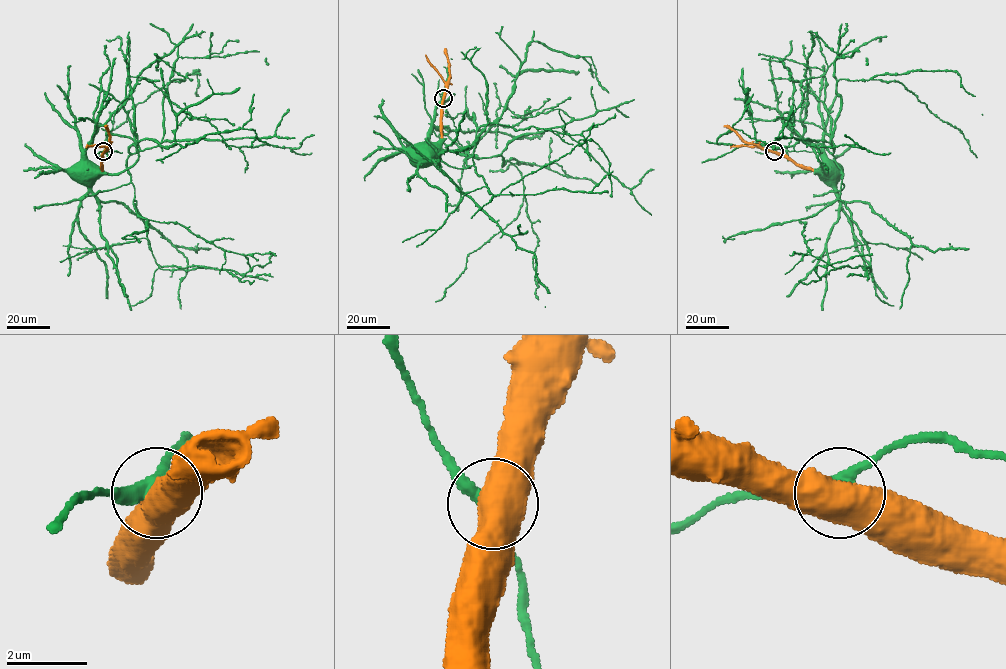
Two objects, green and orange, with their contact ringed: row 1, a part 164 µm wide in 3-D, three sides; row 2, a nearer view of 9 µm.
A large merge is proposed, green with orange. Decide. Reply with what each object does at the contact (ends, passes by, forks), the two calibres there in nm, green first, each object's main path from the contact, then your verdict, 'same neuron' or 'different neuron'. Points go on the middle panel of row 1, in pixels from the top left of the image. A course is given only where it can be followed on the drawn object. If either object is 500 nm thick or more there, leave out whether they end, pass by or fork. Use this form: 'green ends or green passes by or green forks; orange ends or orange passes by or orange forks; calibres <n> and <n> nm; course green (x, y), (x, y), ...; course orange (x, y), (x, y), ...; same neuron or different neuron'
calibres 320 and 550 nm; course green (443, 98), (447, 117), (465, 113), (471, 118), (473, 114), (478, 142), (456, 150), (427, 146); course orange (443, 98), (449, 79), (449, 62), (444, 49); same neuron

